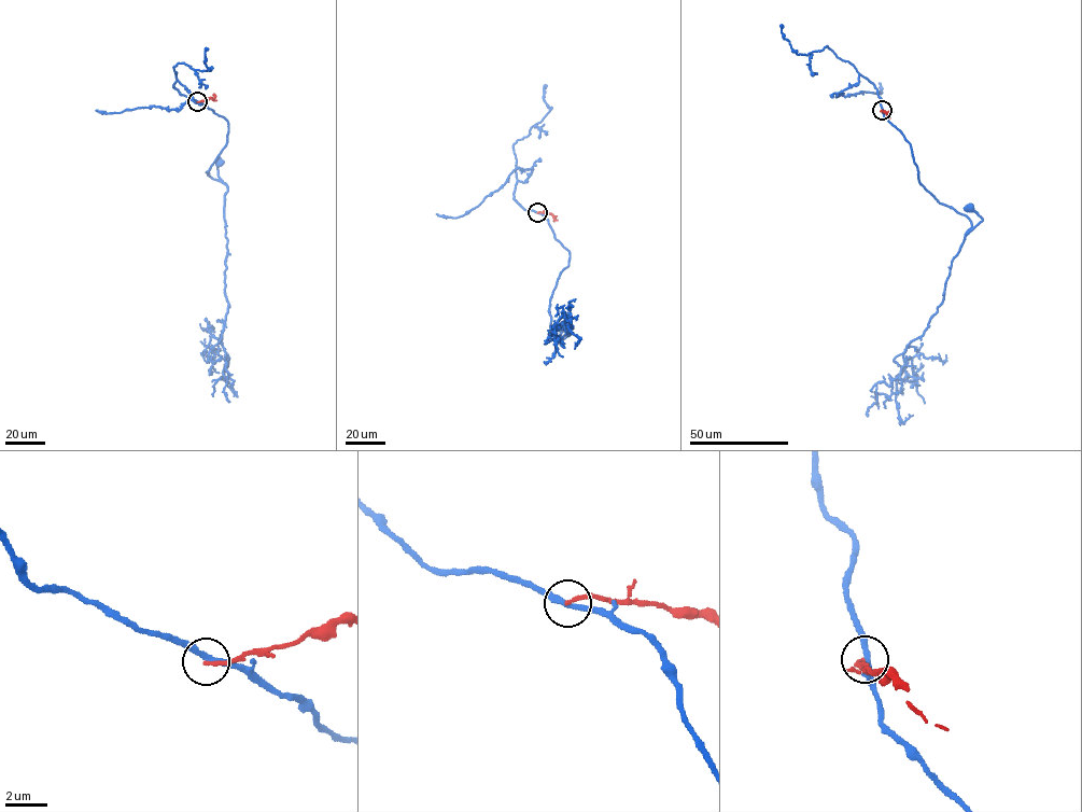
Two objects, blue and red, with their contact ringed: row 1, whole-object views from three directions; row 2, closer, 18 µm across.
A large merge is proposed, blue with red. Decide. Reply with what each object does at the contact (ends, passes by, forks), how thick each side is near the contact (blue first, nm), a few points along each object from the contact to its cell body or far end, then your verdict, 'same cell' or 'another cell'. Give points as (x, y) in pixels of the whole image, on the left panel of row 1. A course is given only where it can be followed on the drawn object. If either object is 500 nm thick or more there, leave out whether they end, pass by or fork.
blue passes by; red ends there; 280 nm thick on the blue side, 180 nm on the other; blue runs (197, 101), (227, 122), (226, 143), (207, 171), (226, 185), (219, 176), (219, 163); red runs (197, 101), (213, 98), (213, 95); another cell

